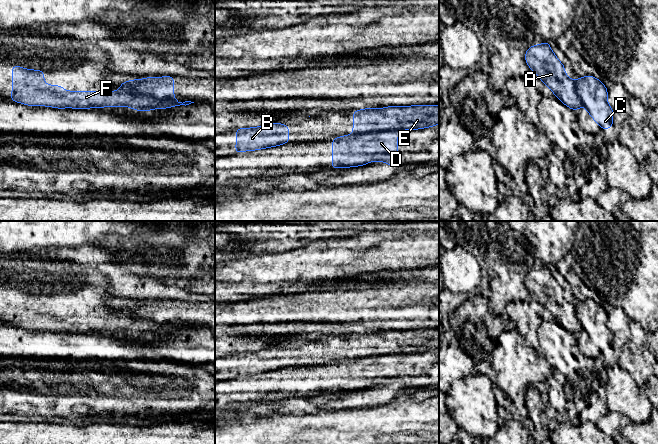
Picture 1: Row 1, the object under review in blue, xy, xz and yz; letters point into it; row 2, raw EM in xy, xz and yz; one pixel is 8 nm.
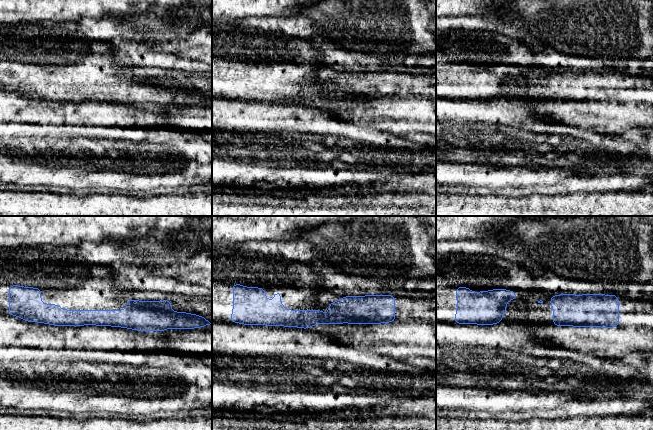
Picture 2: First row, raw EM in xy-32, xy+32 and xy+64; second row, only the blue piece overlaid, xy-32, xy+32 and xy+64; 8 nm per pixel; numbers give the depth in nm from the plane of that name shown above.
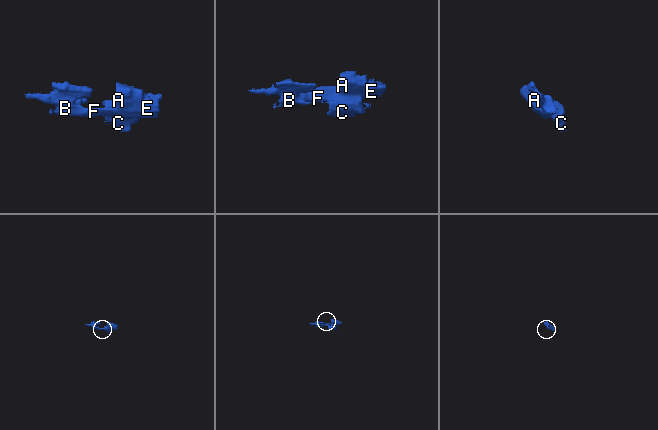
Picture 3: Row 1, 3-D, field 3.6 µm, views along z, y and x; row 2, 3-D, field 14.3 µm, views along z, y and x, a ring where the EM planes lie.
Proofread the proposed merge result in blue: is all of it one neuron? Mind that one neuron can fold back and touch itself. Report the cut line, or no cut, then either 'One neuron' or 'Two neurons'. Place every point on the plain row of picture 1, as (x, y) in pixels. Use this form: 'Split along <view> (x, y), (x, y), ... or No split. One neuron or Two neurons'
Split along xy (121, 314), (132, 317), (144, 317), (158, 322), (173, 323). Two neurons

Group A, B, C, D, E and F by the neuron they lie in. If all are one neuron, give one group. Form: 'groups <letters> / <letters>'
groups A B E F / C D

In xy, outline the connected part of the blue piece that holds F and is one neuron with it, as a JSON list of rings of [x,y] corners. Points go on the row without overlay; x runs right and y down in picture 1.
[[[12,289],[11,325],[28,330],[48,330],[53,332],[101,332],[130,331],[136,335],[189,329],[191,325],[179,326],[175,323],[158,323],[145,318],[123,315],[65,315],[59,309],[46,309],[43,294],[25,293]]]

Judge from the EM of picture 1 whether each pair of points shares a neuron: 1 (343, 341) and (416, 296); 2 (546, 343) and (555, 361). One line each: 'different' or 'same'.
1: different
2: same

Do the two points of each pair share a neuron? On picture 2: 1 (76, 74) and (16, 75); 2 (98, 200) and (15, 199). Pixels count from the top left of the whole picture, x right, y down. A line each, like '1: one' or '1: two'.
1: one
2: one

